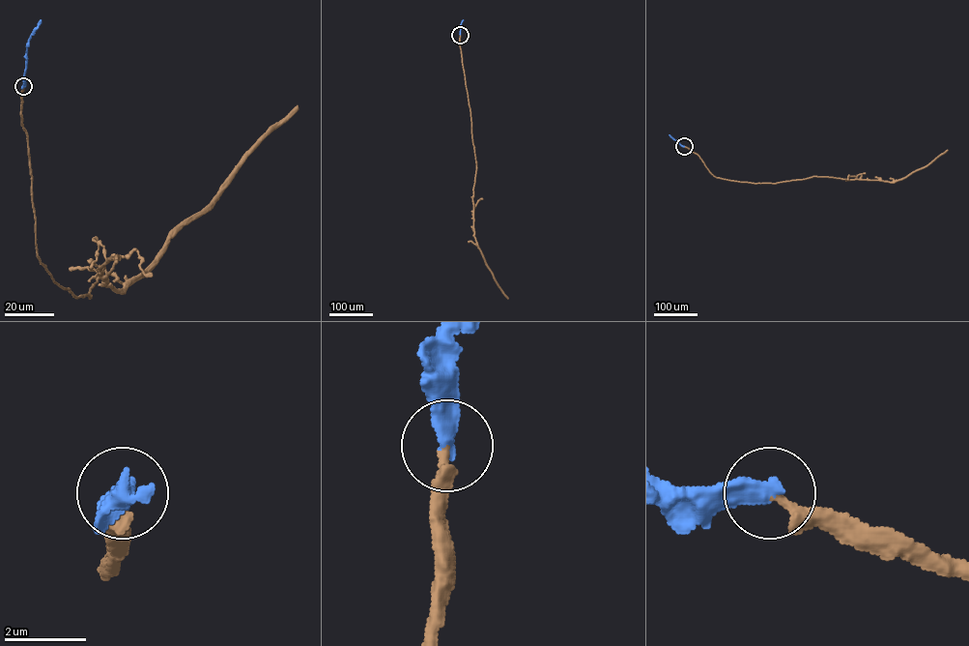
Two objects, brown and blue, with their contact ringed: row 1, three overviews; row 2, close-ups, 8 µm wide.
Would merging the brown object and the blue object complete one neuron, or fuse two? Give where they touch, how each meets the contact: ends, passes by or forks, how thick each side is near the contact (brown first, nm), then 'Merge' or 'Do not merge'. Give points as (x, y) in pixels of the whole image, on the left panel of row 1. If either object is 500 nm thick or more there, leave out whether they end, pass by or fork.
Place: (23, 86). At the ring brown ends. At the ring blue ends. Thickness 260 nm (brown) against 460 nm. Merge

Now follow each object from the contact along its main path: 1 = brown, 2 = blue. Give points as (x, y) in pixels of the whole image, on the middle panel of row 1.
1: (460, 35), (476, 165), (472, 199), (474, 236), (495, 279), (508, 299)
2: (460, 35), (463, 20)

